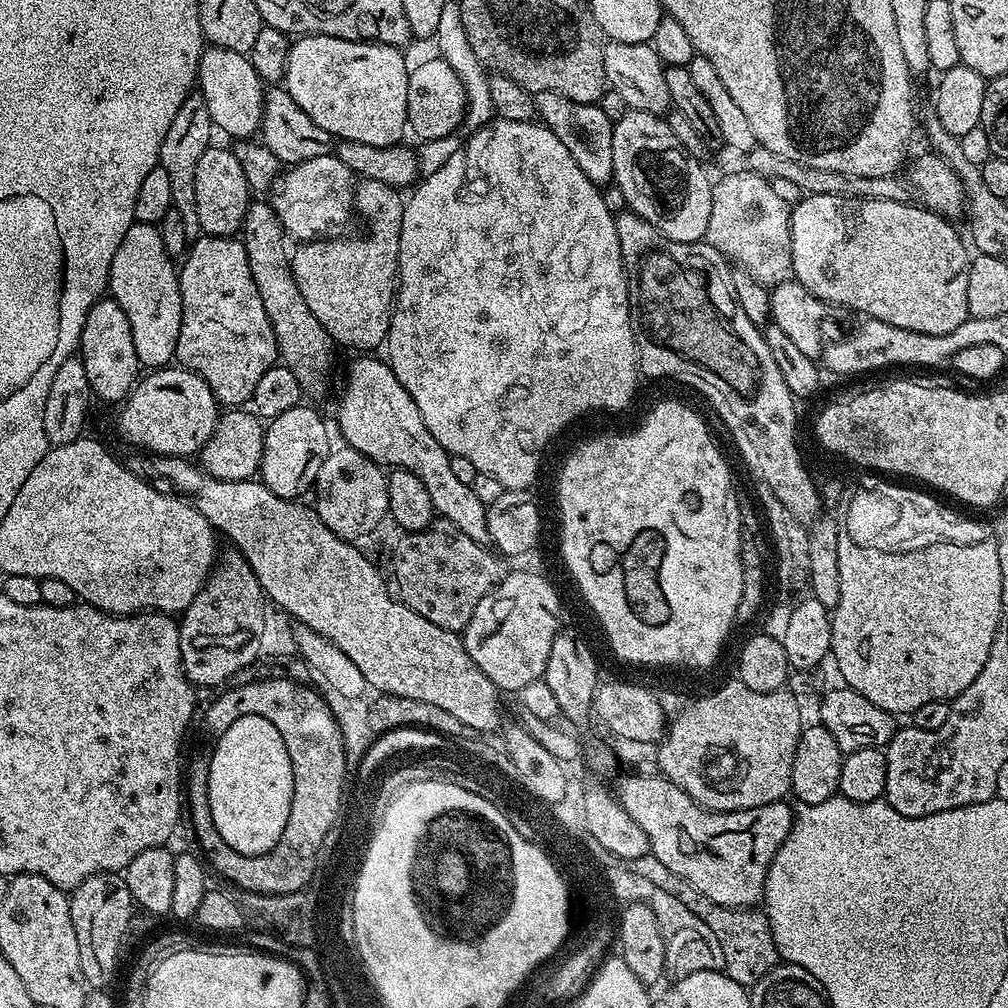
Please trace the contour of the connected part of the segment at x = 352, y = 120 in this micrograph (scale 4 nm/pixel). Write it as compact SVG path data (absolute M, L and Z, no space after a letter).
M302 36L291 41L284 67L283 87L337 141L362 142L369 146L390 147L404 140L408 128L408 74L405 53L389 44L366 44L337 36Z

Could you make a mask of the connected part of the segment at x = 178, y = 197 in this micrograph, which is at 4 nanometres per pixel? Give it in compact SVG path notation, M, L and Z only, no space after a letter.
M189 94L186 102L178 106L178 114L174 114L174 122L171 123L160 147L159 167L166 170L166 174L169 175L172 206L178 210L182 222L188 228L200 228L197 195L194 191L194 171L197 170L198 158L211 145L212 132L214 133L214 125L210 118L210 110L206 110L206 102L198 94Z

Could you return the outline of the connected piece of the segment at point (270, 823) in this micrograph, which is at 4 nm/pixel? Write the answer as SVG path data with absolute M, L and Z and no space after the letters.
M248 715L239 717L229 729L219 733L217 740L220 741L217 742L216 749L213 750L208 760L208 797L210 798L210 814L214 814L214 826L218 826L218 834L222 834L226 846L232 846L240 854L265 855L278 843L286 827L287 819L290 817L291 796L294 794L294 774L291 770L291 760L286 750L286 743L278 734L278 730L274 728L273 723L268 722L266 718Z

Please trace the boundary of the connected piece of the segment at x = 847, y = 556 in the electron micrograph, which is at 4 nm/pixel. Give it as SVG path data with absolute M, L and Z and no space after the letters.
M843 522L836 524L836 542L838 544L838 602L836 607L831 609L832 617L832 651L830 653L831 663L836 663L836 668L840 671L840 676L845 685L853 688L858 694L862 694L862 698L870 698L870 702L874 702L874 706L878 706L882 710L893 714L910 714L914 710L918 710L918 706L926 706L926 702L938 702L939 700L947 700L949 702L956 699L958 694L962 694L962 690L966 690L966 686L970 686L970 682L974 682L974 678L978 678L978 674L982 674L982 666L986 666L986 658L990 658L990 646L994 646L994 638L996 631L1000 625L1000 611L1002 610L1002 566L998 562L998 546L992 544L982 544L978 548L952 548L952 546L936 546L932 550L928 550L928 556L922 554L904 554L898 556L898 552L878 552L872 546L864 546L860 542L850 542L850 524Z

